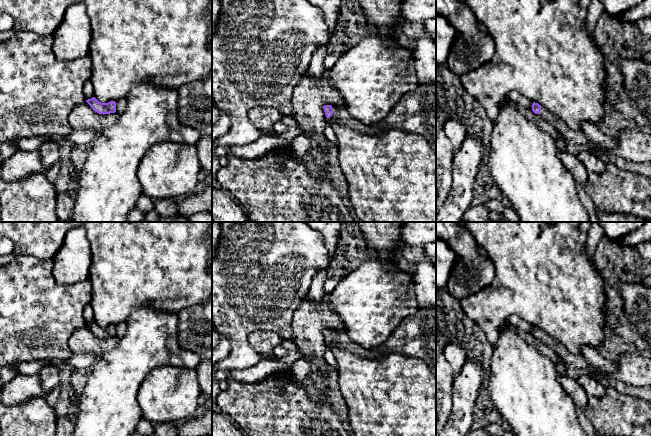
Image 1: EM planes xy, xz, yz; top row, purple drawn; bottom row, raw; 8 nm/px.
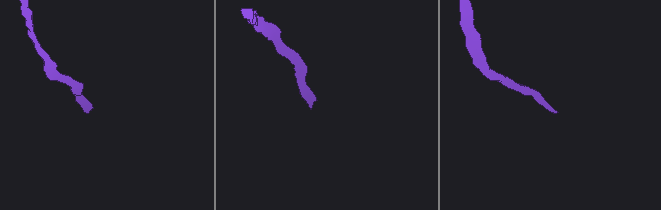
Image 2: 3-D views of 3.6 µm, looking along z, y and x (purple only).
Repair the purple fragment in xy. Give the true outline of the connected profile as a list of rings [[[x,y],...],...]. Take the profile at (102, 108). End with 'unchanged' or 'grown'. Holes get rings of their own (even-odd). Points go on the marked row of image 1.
[[[95,97],[86,100],[90,107],[99,114],[110,114],[116,112],[116,102],[101,103]]] | unchanged

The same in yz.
[[[533,102],[532,111],[559,132],[562,137],[561,140],[557,140],[559,151],[566,150],[576,156],[581,151],[590,152],[592,141],[581,130],[572,130],[559,117],[538,103]]] | grown

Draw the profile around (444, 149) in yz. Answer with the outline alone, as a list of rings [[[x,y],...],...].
[[[436,105],[436,214],[452,188],[453,145],[445,134],[443,125],[453,117],[451,108]]]

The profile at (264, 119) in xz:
[[[252,109],[248,113],[248,117],[255,127],[261,131],[263,136],[271,136],[273,134],[273,126],[280,122],[283,114],[276,109]]]

